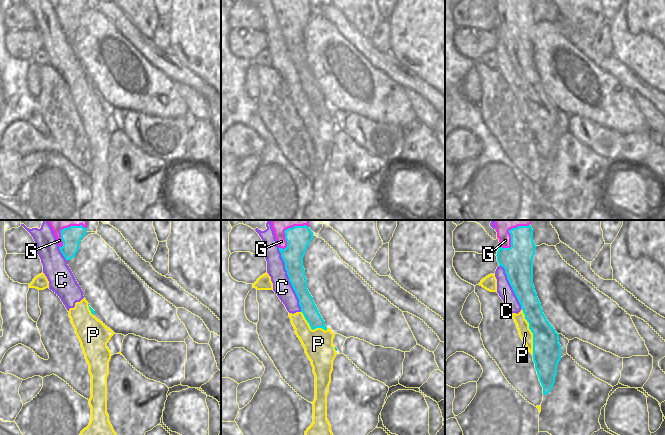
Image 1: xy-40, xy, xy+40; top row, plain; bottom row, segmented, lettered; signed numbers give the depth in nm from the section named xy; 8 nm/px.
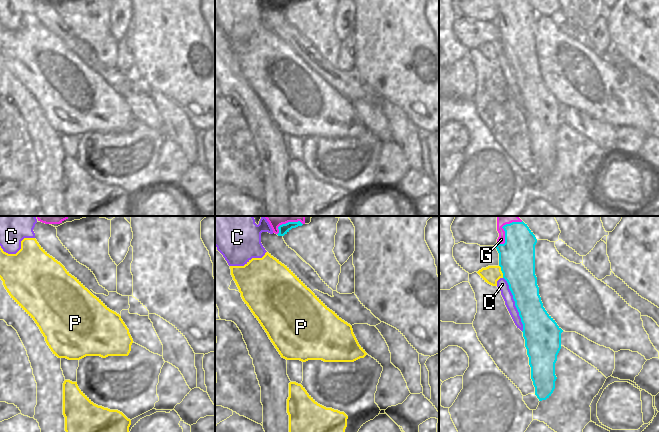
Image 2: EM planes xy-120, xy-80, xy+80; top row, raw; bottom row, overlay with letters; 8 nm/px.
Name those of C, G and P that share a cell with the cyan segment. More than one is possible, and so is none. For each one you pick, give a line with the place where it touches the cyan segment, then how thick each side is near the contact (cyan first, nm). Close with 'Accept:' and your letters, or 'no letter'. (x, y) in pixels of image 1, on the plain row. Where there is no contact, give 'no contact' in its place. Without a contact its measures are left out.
C: meets cyan in xy at (289, 56); 170 nm thick on the cyan side, 150 nm on the other
Accept: C

